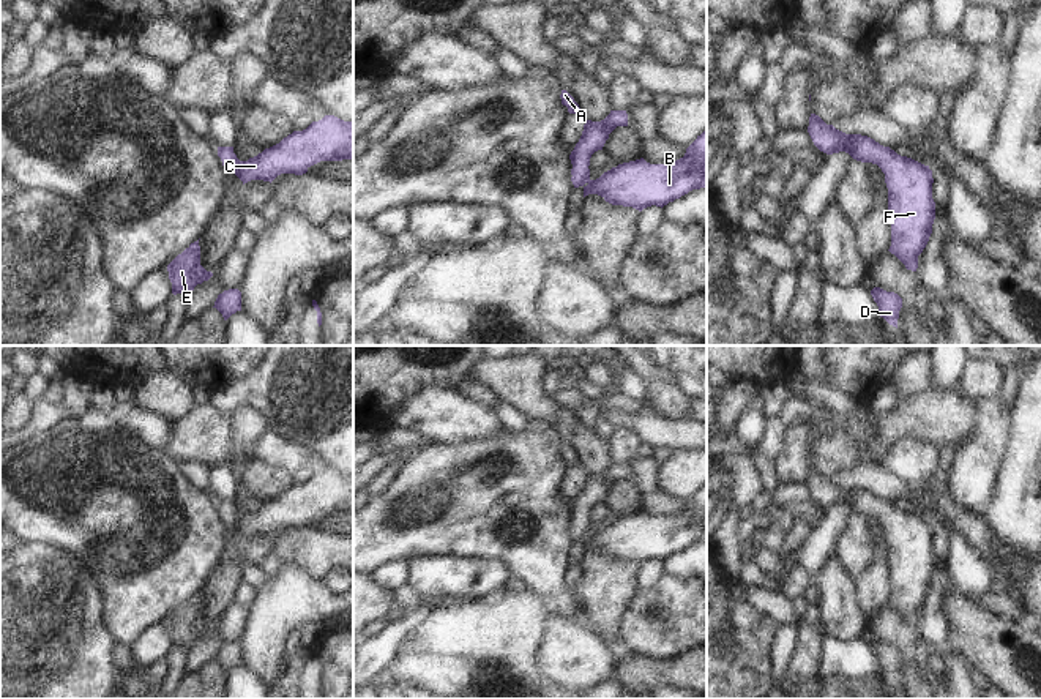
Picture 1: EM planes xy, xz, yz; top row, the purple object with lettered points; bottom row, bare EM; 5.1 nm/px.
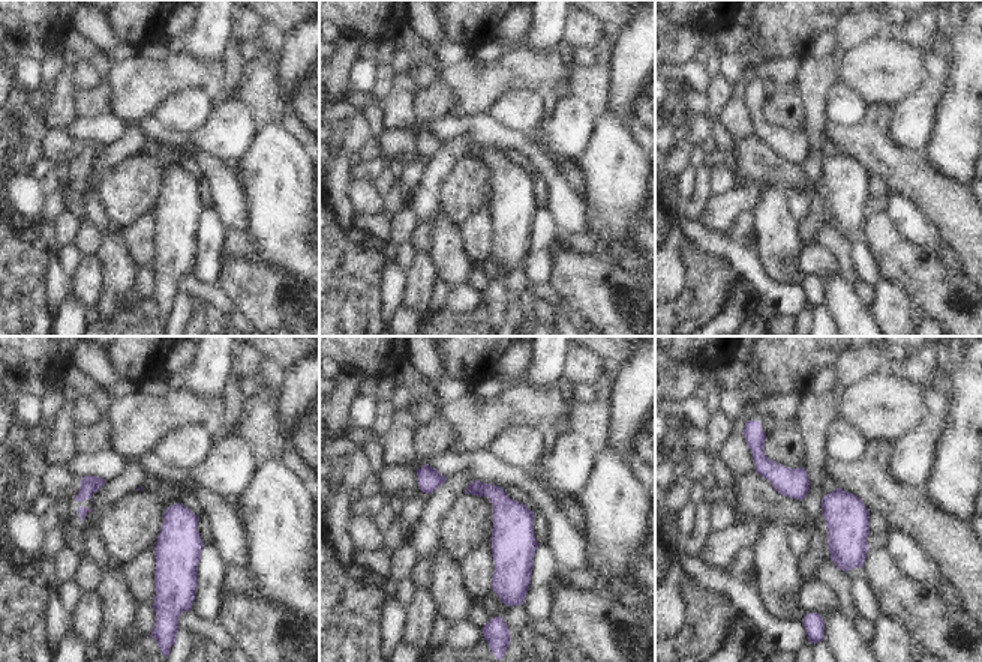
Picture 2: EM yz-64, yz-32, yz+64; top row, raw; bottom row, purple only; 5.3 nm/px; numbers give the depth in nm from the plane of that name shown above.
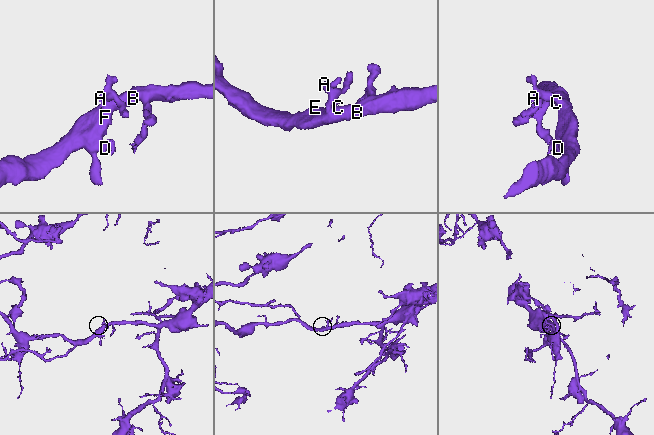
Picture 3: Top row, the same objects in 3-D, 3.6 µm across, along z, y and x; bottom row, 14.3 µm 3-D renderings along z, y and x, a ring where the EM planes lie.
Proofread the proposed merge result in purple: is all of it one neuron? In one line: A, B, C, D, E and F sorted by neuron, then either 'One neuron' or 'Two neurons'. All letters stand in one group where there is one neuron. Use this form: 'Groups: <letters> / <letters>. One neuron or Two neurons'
Groups: A B C D E F. One neuron

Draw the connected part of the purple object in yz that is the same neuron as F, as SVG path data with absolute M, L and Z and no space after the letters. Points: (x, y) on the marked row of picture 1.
M811 114L808 133L814 145L826 153L845 151L861 163L877 164L888 188L891 246L907 270L916 271L918 256L926 248L935 219L932 199L932 170L912 158L901 156L890 147L861 134L845 134Z

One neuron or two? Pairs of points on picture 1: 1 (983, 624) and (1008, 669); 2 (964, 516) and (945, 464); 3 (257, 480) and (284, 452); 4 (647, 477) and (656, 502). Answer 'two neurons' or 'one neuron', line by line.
1: one neuron
2: one neuron
3: two neurons
4: one neuron

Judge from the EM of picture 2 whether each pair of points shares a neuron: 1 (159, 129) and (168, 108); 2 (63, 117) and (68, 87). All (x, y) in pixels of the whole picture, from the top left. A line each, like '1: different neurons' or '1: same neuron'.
1: different neurons
2: same neuron

